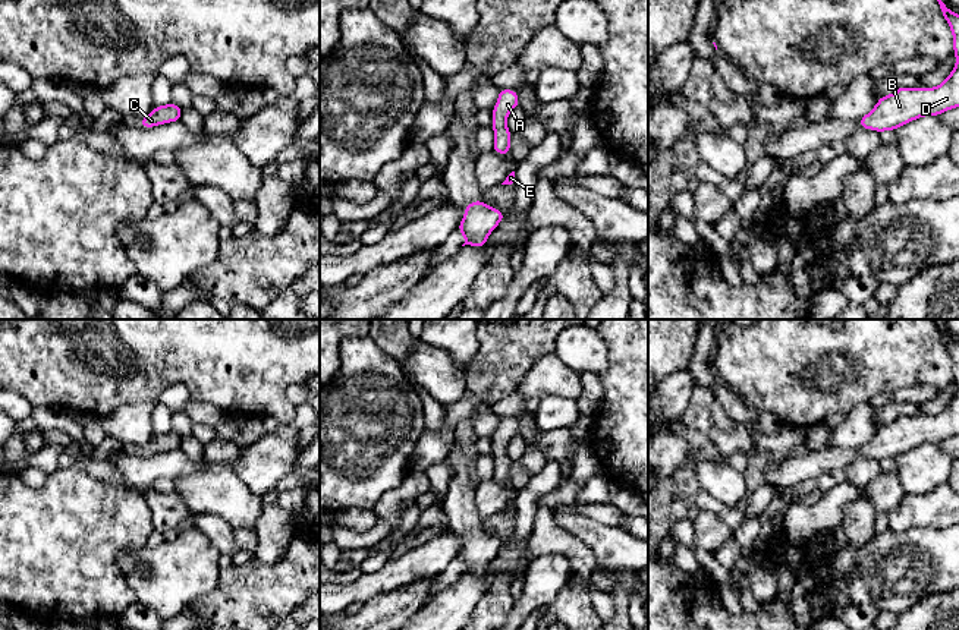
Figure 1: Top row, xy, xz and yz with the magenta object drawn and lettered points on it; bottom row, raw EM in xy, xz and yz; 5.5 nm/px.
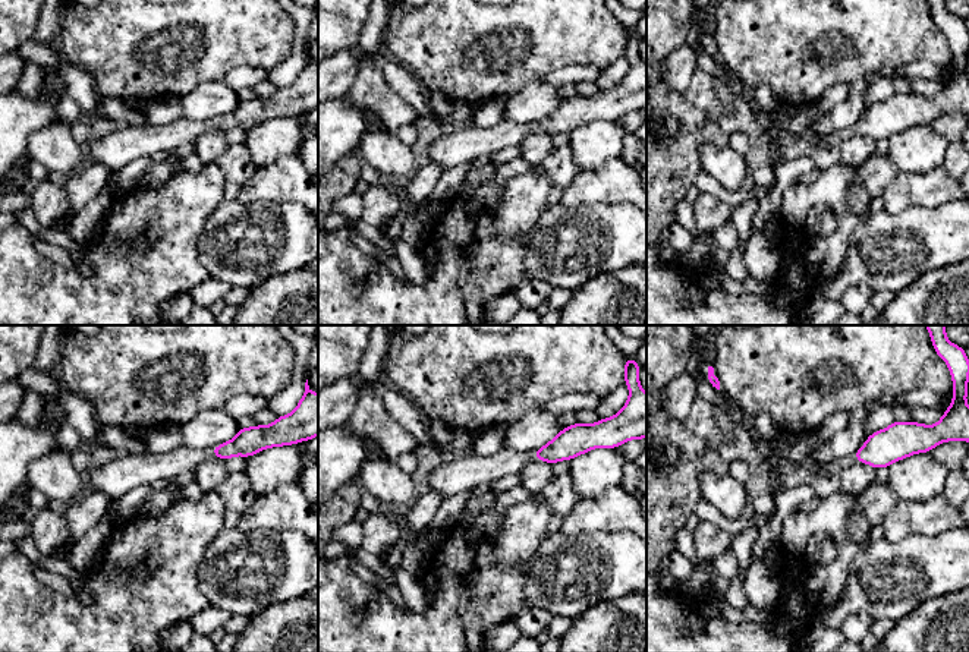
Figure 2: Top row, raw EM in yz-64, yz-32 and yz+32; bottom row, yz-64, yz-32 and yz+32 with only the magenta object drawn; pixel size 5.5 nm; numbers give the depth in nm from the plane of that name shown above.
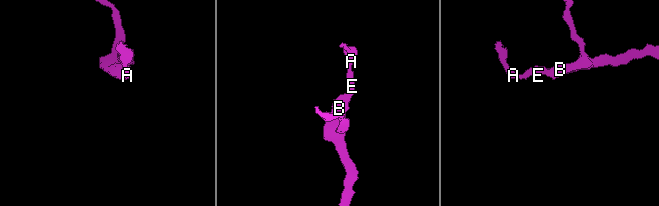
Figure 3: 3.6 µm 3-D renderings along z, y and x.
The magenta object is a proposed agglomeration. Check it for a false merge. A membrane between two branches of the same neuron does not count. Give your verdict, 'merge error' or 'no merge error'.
no merge error

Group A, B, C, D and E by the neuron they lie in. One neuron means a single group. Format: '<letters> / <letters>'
A B C D E

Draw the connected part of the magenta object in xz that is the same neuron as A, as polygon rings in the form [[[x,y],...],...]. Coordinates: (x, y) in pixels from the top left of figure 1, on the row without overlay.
[[[499,418],[499,426],[493,437],[494,476],[497,482],[510,481],[510,459],[506,454],[509,441],[519,434],[518,420],[513,418]]]

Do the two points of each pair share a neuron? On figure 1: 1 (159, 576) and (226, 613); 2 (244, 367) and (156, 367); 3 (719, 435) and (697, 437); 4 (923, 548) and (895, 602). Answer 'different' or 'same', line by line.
1: different
2: same
3: different
4: same

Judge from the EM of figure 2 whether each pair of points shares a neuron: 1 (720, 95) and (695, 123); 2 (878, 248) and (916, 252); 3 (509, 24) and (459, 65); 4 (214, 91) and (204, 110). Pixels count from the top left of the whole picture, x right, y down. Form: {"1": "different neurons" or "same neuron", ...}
{"1": "different neurons", "2": "same neuron", "3": "same neuron", "4": "same neuron"}

